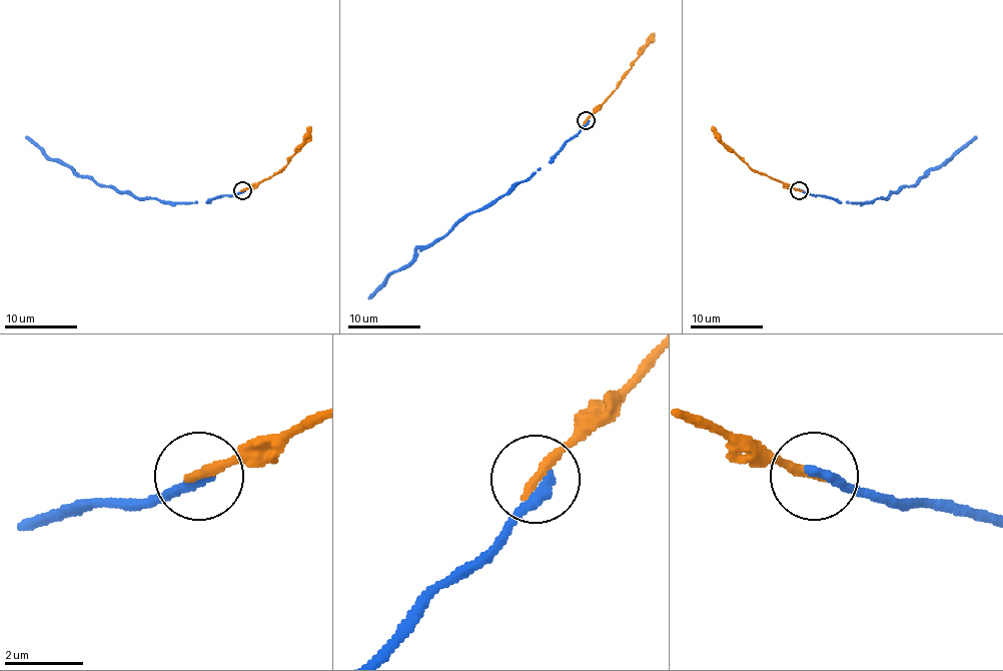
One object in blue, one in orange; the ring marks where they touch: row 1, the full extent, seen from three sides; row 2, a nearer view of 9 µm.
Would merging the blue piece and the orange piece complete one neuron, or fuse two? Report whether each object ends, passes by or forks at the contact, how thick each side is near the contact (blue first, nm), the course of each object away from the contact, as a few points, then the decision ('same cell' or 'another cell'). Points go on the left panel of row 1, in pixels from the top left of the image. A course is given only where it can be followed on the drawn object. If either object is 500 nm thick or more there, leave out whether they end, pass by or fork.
blue ends | orange ends | 320/280 nm | blue via (243, 189), (234, 195), (212, 197), (205, 202), (139, 199), (82, 177), (63, 162), (53, 161), (25, 135) | orange via (243, 189), (254, 188), (279, 171), (304, 141), (310, 126) | another cell

